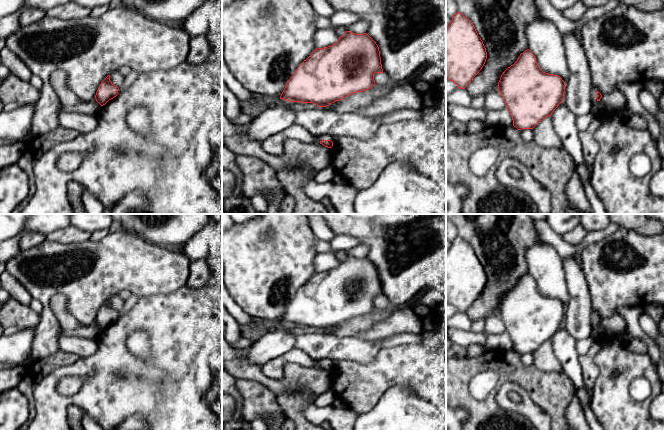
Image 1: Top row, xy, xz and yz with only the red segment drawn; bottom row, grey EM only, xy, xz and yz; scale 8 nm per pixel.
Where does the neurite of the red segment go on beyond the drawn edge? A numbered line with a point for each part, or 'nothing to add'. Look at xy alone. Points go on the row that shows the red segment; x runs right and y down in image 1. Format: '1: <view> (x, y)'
nothing to add

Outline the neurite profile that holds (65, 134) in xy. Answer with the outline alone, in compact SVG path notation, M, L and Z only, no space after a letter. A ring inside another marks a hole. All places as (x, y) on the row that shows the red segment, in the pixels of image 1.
M59 127L55 131L58 132L61 142L70 141L77 137L82 132L80 130L67 129L64 127Z

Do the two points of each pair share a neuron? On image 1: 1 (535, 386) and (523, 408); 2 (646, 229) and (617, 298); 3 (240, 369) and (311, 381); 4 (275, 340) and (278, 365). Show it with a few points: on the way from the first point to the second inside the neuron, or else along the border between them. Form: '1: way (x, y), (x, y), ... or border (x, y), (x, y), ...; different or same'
1: border (511, 382), (516, 382), (546, 413); different
2: border (621, 228), (630, 228), (644, 234), (653, 235); different
3: way (258, 376), (273, 385), (293, 385); same
4: border (294, 346), (261, 365); different

